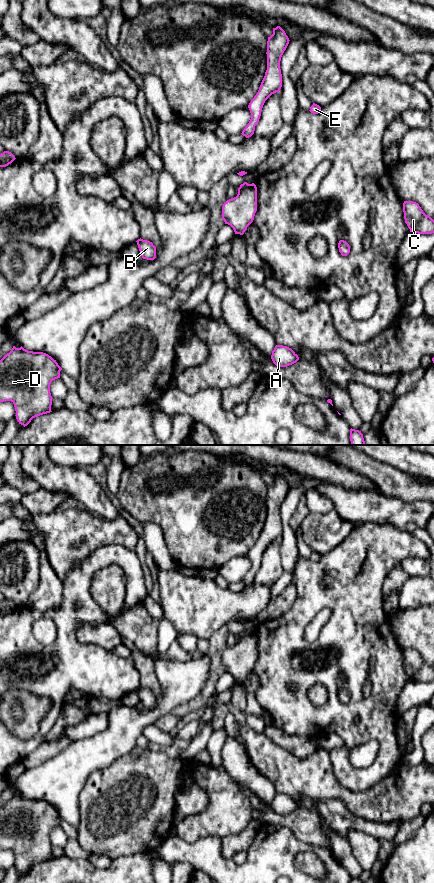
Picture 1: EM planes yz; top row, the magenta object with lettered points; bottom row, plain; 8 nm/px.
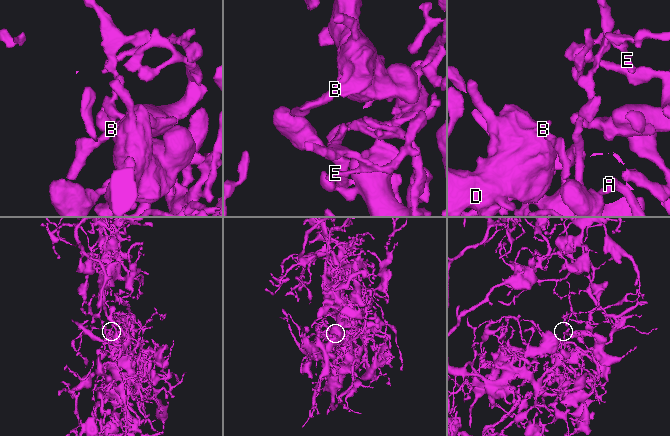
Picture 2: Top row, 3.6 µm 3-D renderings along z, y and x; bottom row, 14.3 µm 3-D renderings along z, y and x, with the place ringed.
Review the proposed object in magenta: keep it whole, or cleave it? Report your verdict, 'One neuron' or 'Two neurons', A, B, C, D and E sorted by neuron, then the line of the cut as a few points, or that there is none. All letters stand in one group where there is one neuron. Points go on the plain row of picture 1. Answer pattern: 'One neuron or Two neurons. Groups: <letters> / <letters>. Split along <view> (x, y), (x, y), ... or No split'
Two neurons. Groups: A B C D / E. Split along yz (249, 632), (238, 639)

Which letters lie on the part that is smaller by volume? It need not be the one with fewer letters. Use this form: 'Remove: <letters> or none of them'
Remove: E

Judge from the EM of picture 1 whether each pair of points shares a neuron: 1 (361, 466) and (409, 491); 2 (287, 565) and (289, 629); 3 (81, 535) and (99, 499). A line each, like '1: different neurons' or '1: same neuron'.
1: same neuron
2: different neurons
3: different neurons

